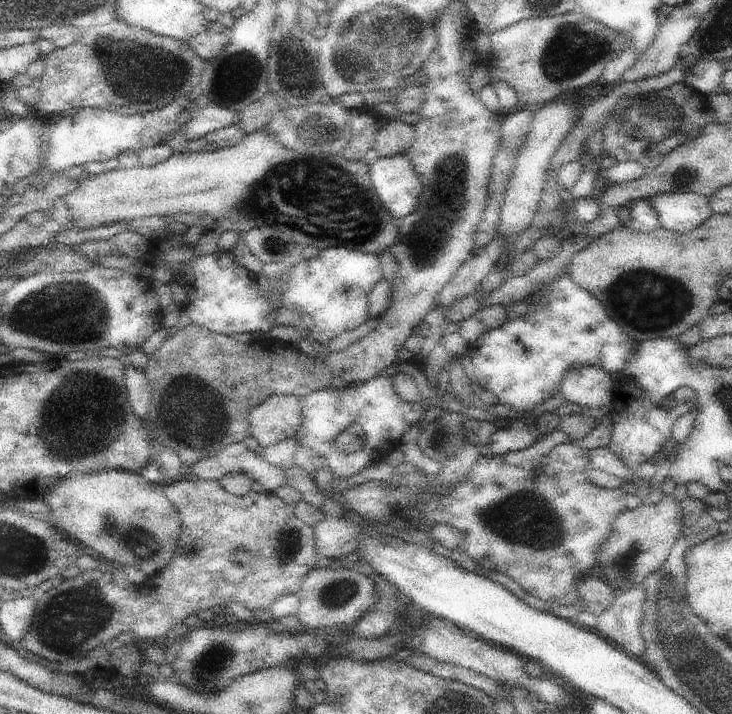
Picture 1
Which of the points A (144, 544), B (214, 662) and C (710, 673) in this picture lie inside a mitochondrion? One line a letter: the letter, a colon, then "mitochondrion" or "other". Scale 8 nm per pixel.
A: mitochondrion
B: mitochondrion
C: mitochondrion

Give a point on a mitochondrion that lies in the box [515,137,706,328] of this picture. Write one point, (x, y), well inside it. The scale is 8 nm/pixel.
(637, 289)

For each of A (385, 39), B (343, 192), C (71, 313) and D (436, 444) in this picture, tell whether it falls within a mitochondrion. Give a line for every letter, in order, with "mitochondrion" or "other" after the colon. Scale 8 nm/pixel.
A: mitochondrion
B: mitochondrion
C: mitochondrion
D: mitochondrion

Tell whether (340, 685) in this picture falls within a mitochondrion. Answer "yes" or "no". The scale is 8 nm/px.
no

